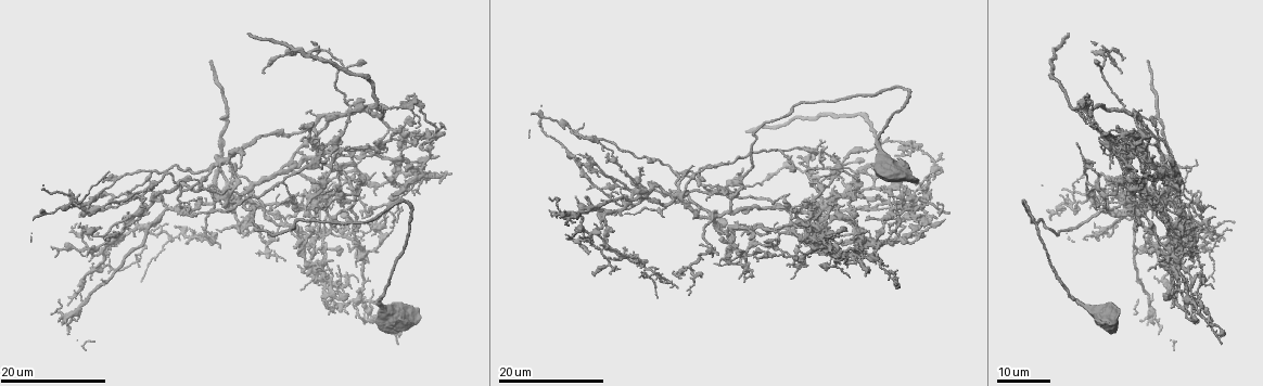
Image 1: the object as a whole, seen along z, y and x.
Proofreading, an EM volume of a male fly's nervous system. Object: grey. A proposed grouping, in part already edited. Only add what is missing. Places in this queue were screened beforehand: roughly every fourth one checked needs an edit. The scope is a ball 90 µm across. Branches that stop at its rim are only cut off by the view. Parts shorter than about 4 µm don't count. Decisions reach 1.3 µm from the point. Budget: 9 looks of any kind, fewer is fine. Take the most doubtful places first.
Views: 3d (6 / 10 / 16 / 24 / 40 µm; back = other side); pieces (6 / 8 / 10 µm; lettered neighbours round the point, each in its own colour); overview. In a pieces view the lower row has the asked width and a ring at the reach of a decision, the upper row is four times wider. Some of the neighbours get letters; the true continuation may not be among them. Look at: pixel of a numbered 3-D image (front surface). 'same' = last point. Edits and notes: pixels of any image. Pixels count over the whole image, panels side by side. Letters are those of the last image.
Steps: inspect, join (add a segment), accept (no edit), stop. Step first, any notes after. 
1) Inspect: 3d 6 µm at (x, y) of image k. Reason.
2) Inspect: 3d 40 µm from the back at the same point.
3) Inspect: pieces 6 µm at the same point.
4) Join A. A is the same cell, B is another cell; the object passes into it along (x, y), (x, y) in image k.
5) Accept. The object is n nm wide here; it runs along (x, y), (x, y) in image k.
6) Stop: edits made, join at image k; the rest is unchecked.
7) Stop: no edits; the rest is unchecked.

Inspect: 3d 16 µm at (365, 153) of image 1. An open end.

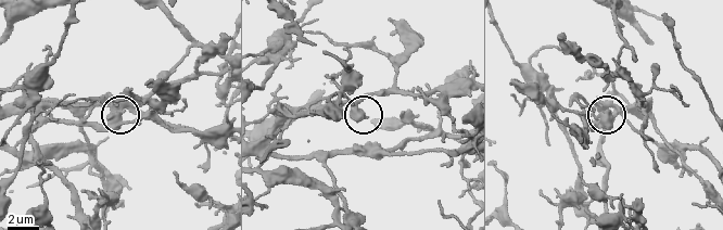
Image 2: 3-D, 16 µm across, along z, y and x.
Inspect: pieces 8 µm at (367, 117) of image 2.

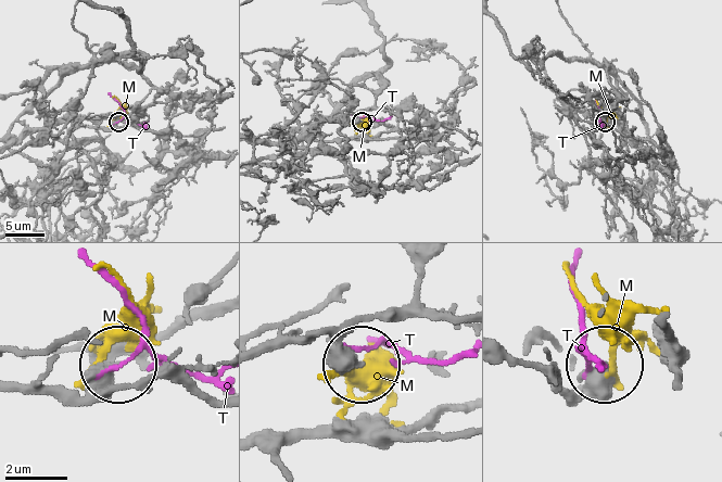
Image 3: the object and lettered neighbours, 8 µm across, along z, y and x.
Accept. The object is 430 nm wide here; M and T are other cells; it runs along (18, 383), (80, 392), (116, 363) in image 3; no lettered segment goes on from it.

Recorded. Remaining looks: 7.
Inspect: 3d 16 µm at (105, 180) of image 1. Branch stops here.

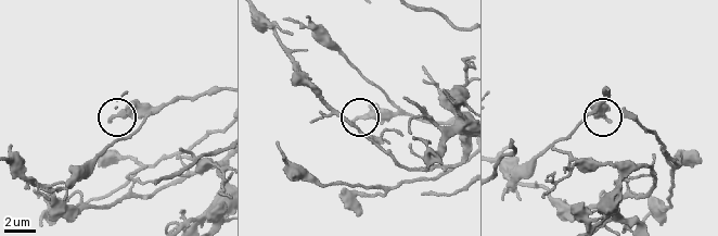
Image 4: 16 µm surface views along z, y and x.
Inspect: pieces 6 µm at (607, 118) of image 4. See the neighbours.

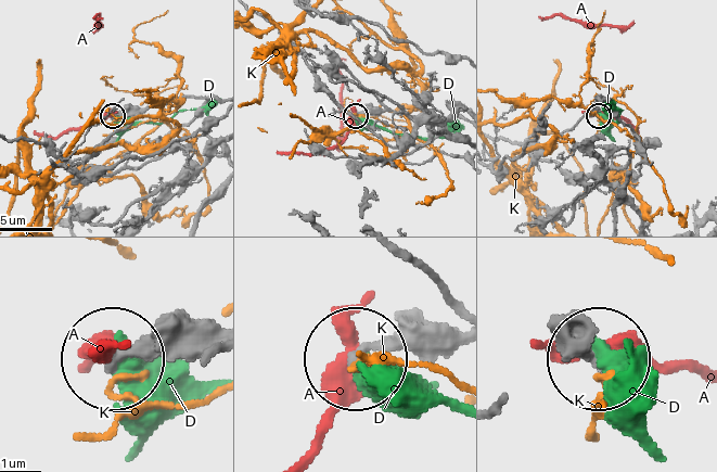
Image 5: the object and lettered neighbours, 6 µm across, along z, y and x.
Accept. The object is 200 nm wide here; A, D and K are other cells; it runs along (453, 335), (392, 335), (354, 353) in image 5; none of them fits.

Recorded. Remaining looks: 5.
Inspect: 3d 24 µm at (402, 126) of image 1.

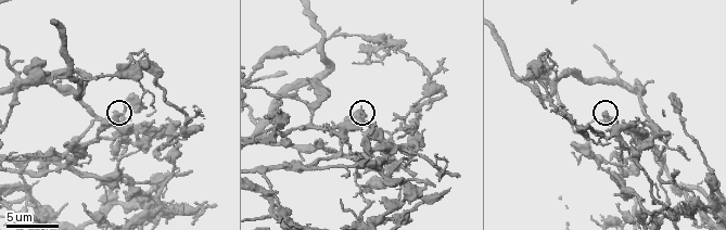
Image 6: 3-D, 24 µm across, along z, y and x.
Inspect: pieces 6 µm at (603, 114) of image 6.

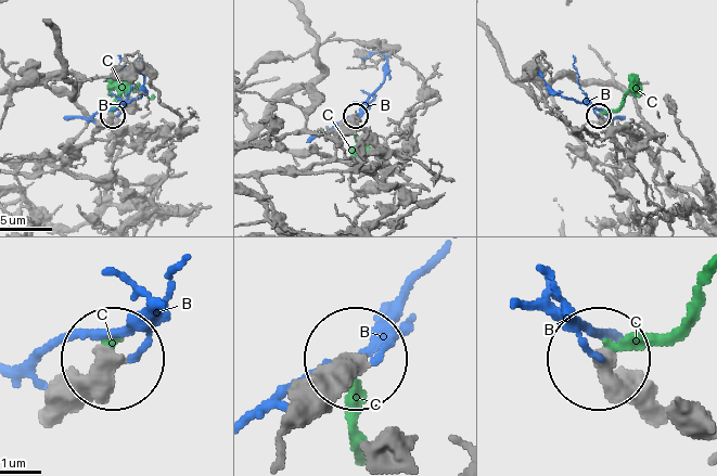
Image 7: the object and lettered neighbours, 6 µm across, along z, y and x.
Accept. B and C are other cells; it runs along (283, 429), (349, 360) in image 7; none of them fits.

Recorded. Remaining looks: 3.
Inspect: 3d 16 µm at (300, 242) of image 1. Free end.

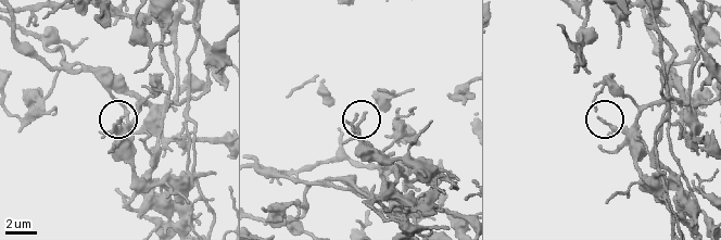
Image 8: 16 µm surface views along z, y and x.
Inspect: pieces 10 µm at (362, 114) of image 8.

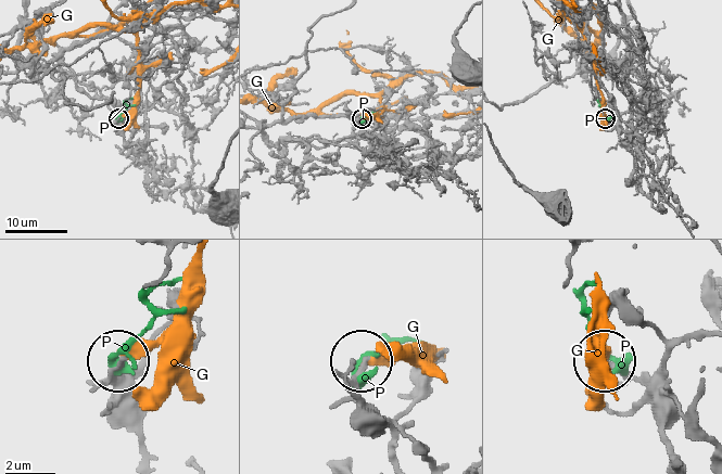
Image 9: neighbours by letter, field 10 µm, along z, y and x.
Accept. G and P are other cells; none of them fits.

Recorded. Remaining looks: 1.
Stop: no edits; the rest is unchecked.

